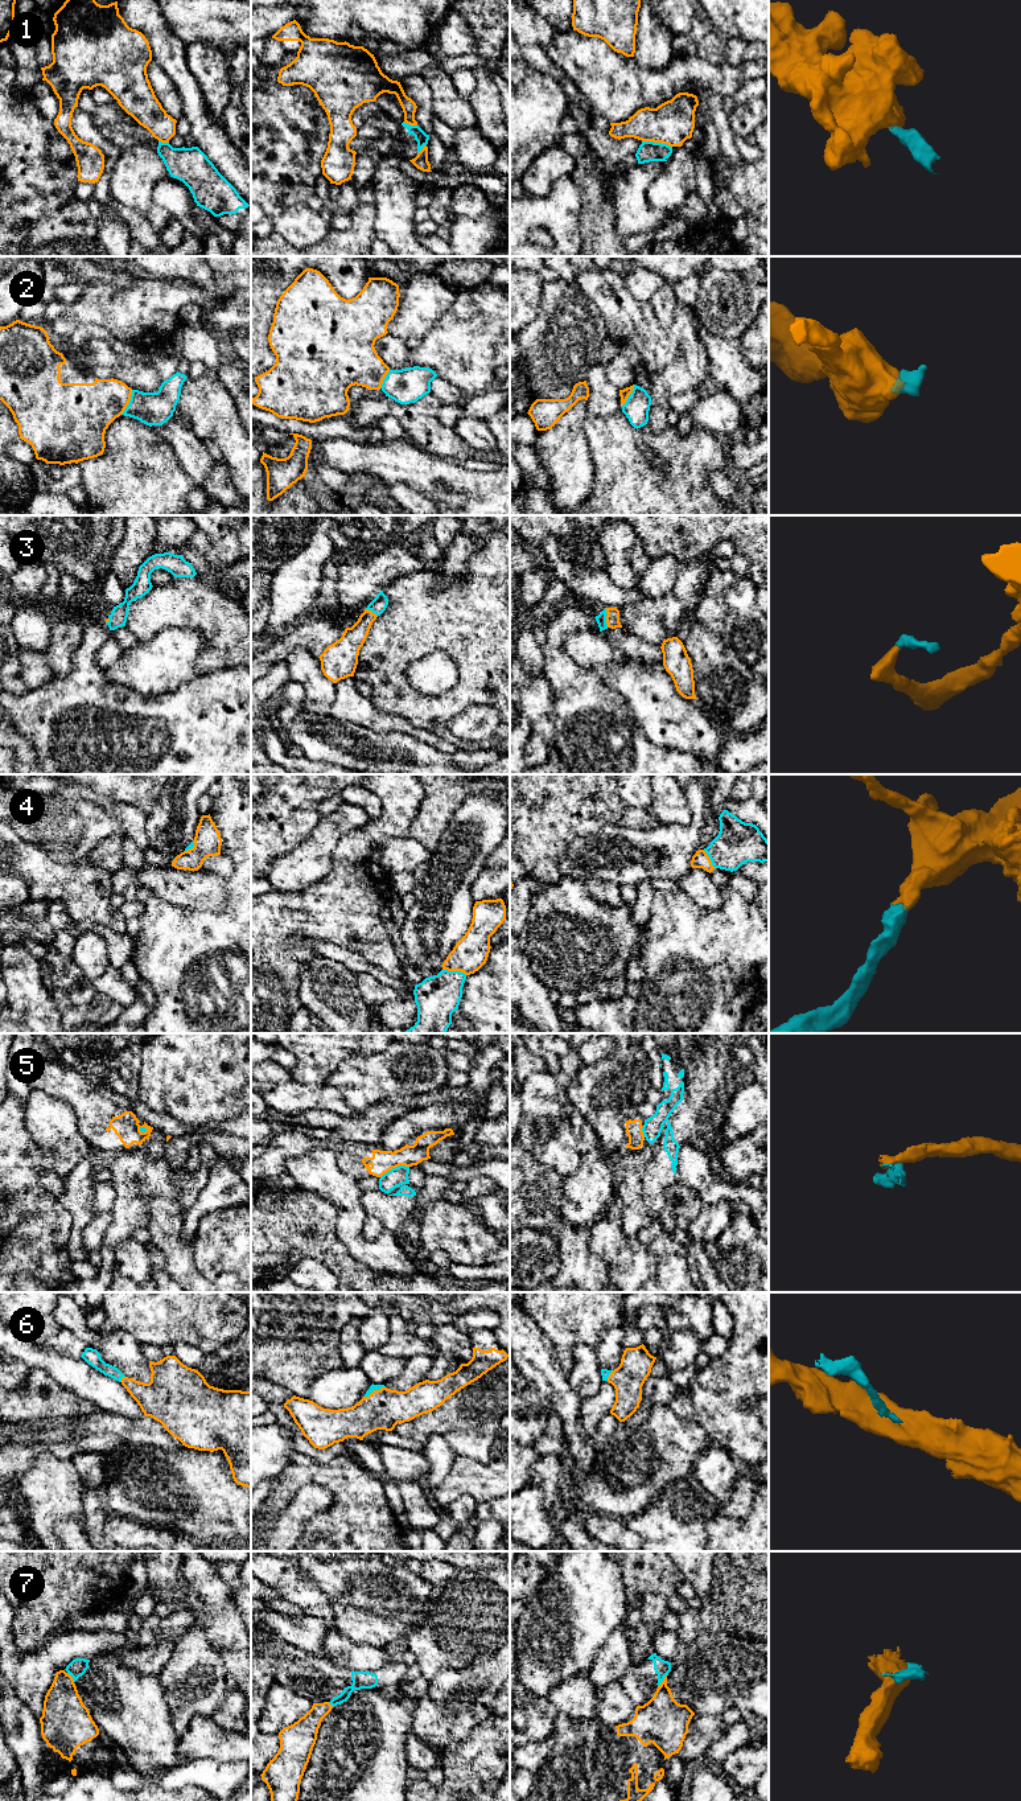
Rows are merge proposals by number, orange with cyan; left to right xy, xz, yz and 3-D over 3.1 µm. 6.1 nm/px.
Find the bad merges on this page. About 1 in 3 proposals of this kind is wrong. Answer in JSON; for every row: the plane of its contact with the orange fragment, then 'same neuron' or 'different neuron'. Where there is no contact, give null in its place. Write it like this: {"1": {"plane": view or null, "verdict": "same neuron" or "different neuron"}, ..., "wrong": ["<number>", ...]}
{"1": {"plane": "yz", "verdict": "different neuron"}, "2": {"plane": "xy", "verdict": "different neuron"}, "3": {"plane": "yz", "verdict": "same neuron"}, "4": {"plane": "xz", "verdict": "same neuron"}, "5": {"plane": "xz", "verdict": "different neuron"}, "6": {"plane": "xz", "verdict": "same neuron"}, "7": {"plane": "yz", "verdict": "different neuron"}, "wrong": ["1", "2", "5", "7"]}

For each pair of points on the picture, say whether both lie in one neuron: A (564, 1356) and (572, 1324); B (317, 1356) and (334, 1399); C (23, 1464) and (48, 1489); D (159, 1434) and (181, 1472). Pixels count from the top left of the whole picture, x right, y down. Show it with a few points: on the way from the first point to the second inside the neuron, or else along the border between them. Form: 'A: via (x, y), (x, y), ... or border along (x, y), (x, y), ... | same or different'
A: via (564, 1348), (565, 1332) | same
B: border along (341, 1365), (322, 1372), (311, 1385), (307, 1398) | different
C: border along (56, 1455), (41, 1452), (17, 1479) | different
D: border along (136, 1440), (168, 1448), (181, 1446) | different

